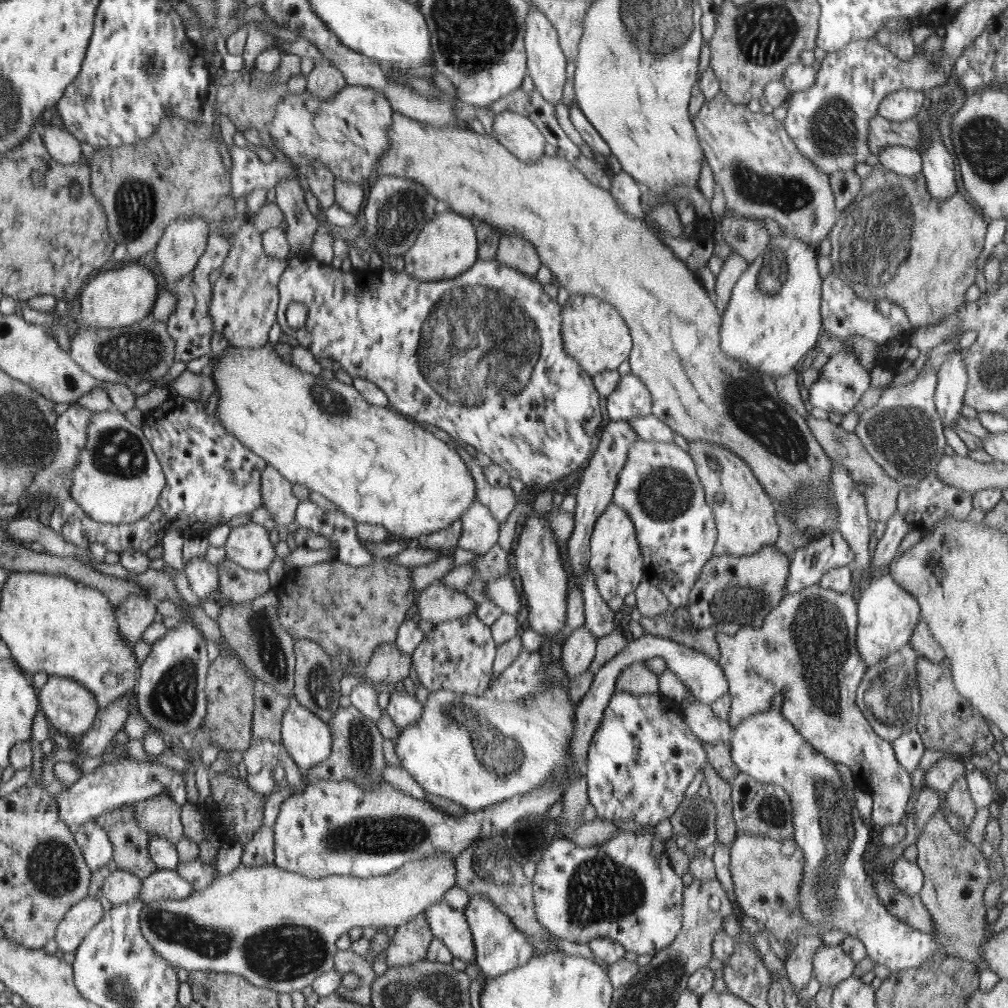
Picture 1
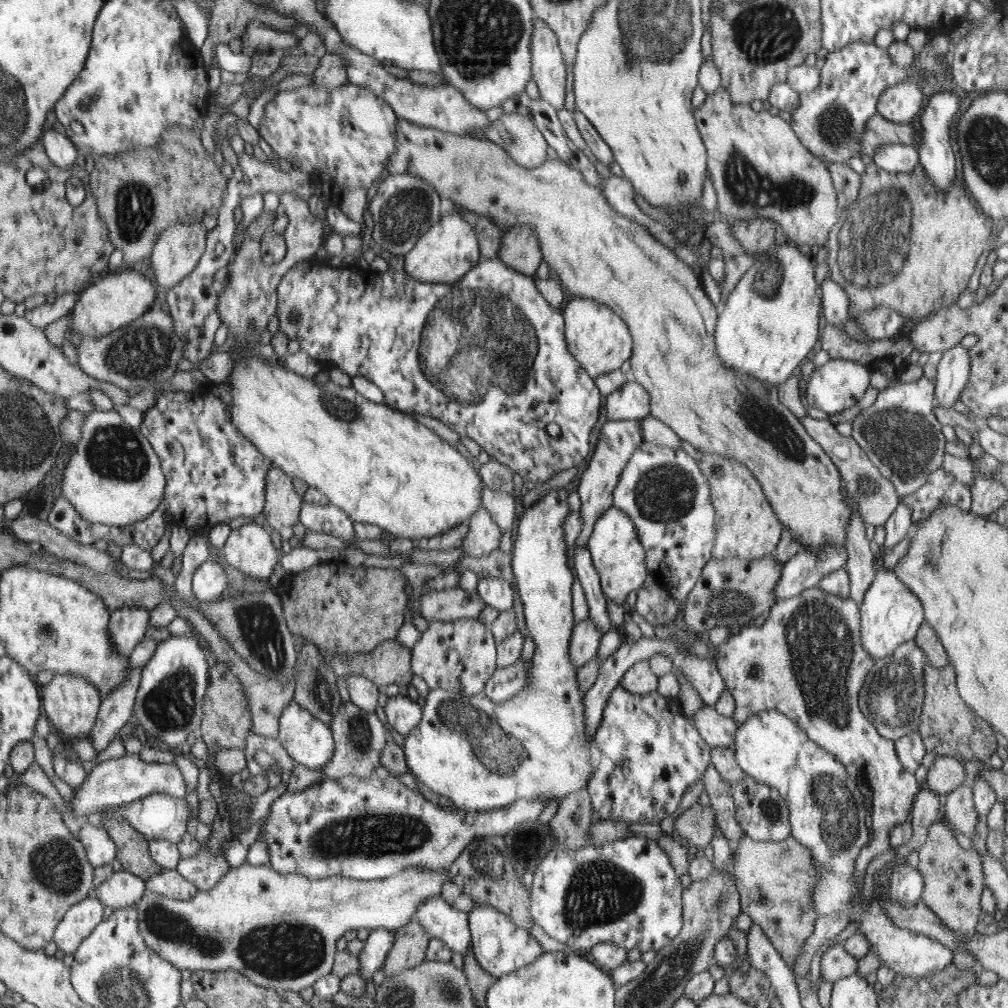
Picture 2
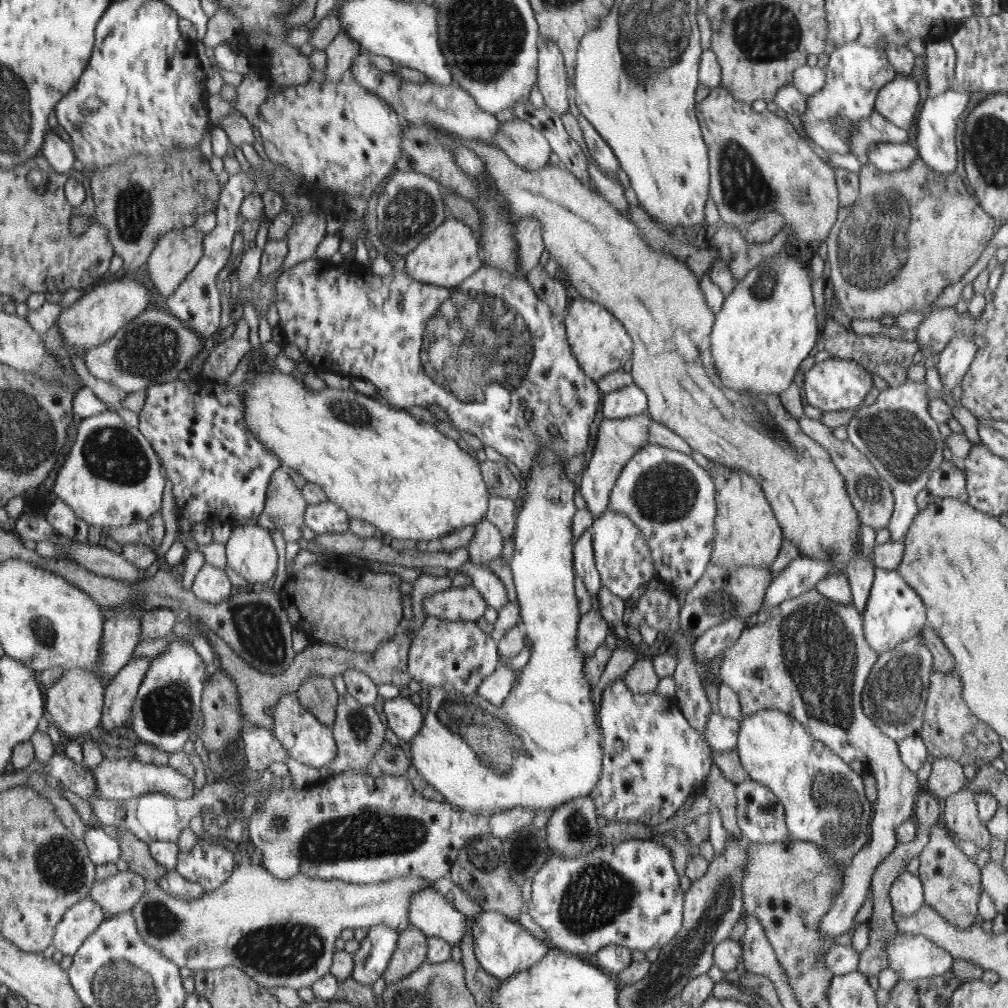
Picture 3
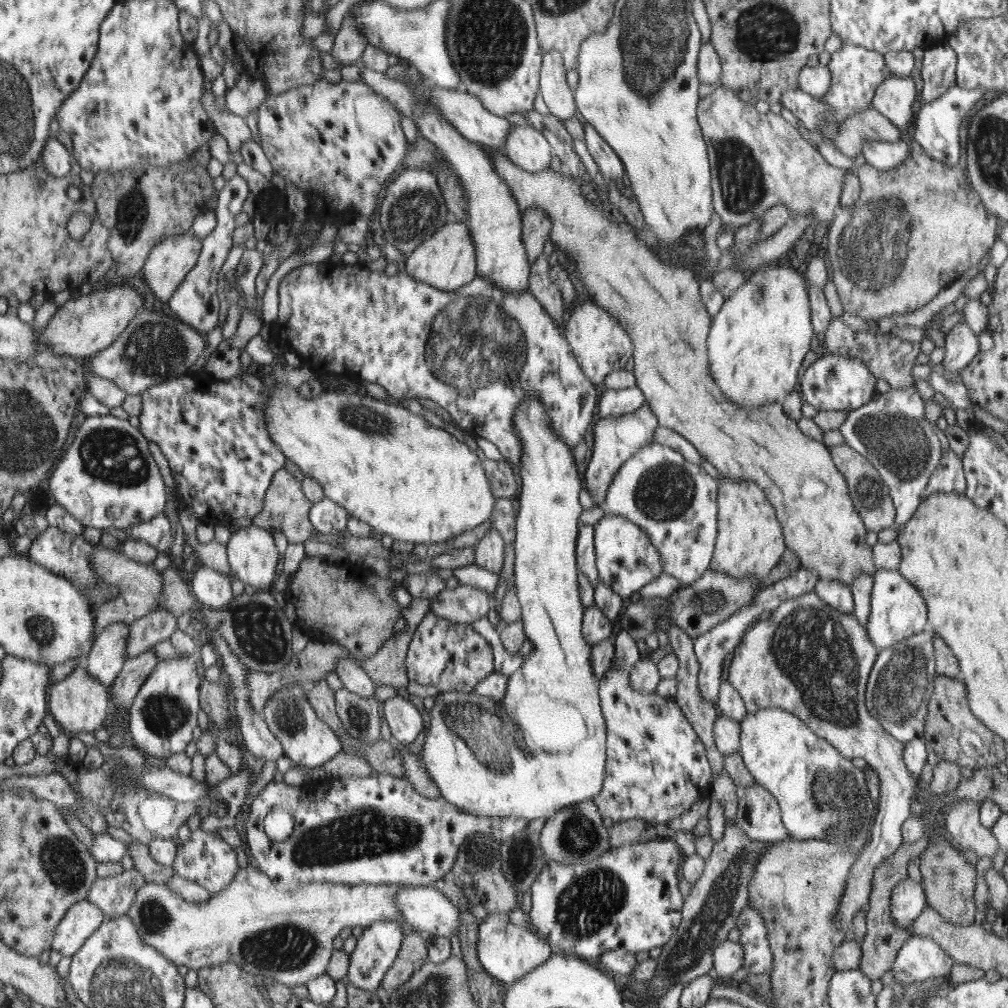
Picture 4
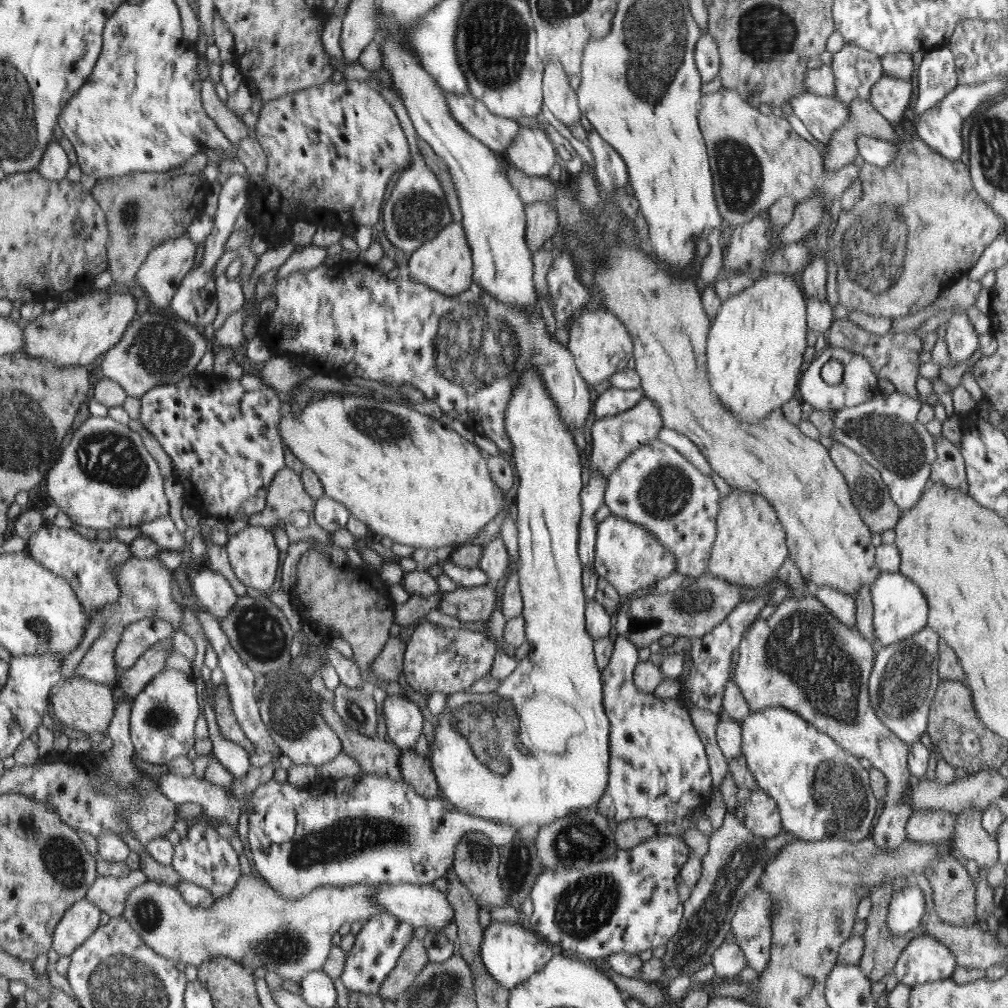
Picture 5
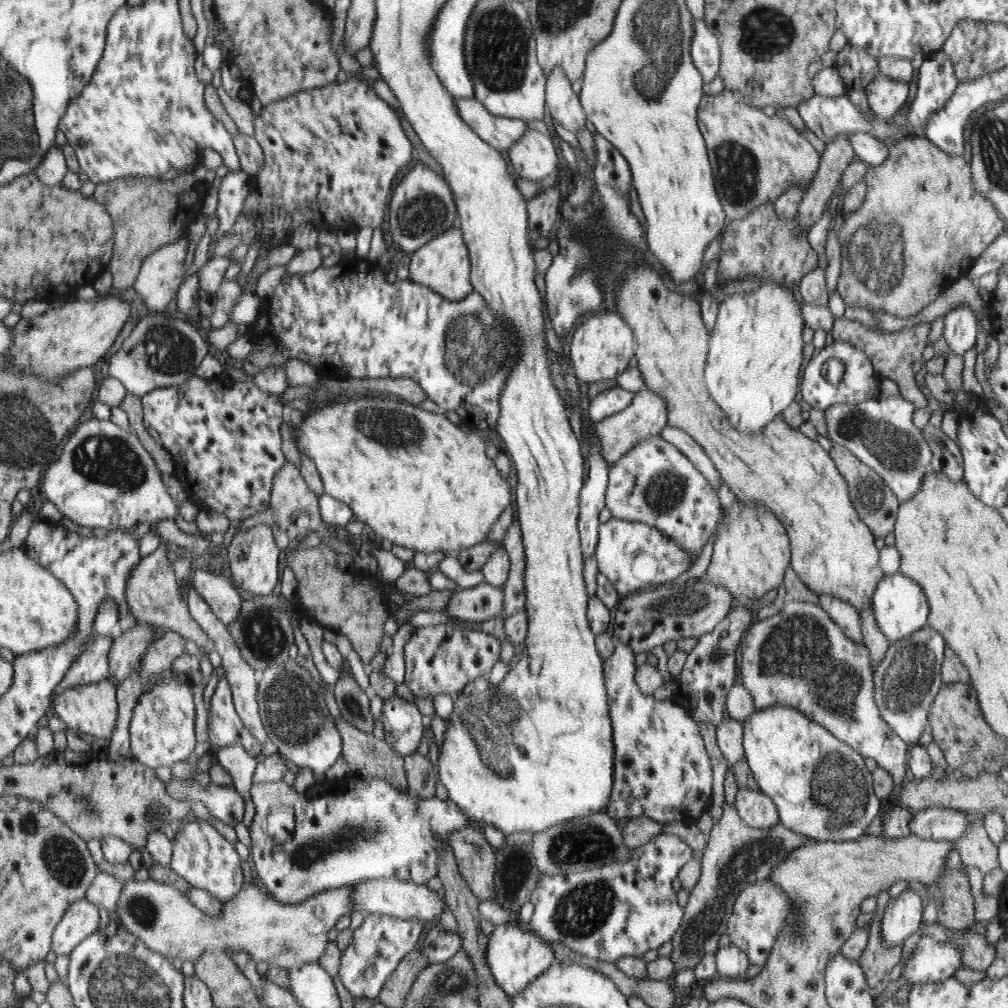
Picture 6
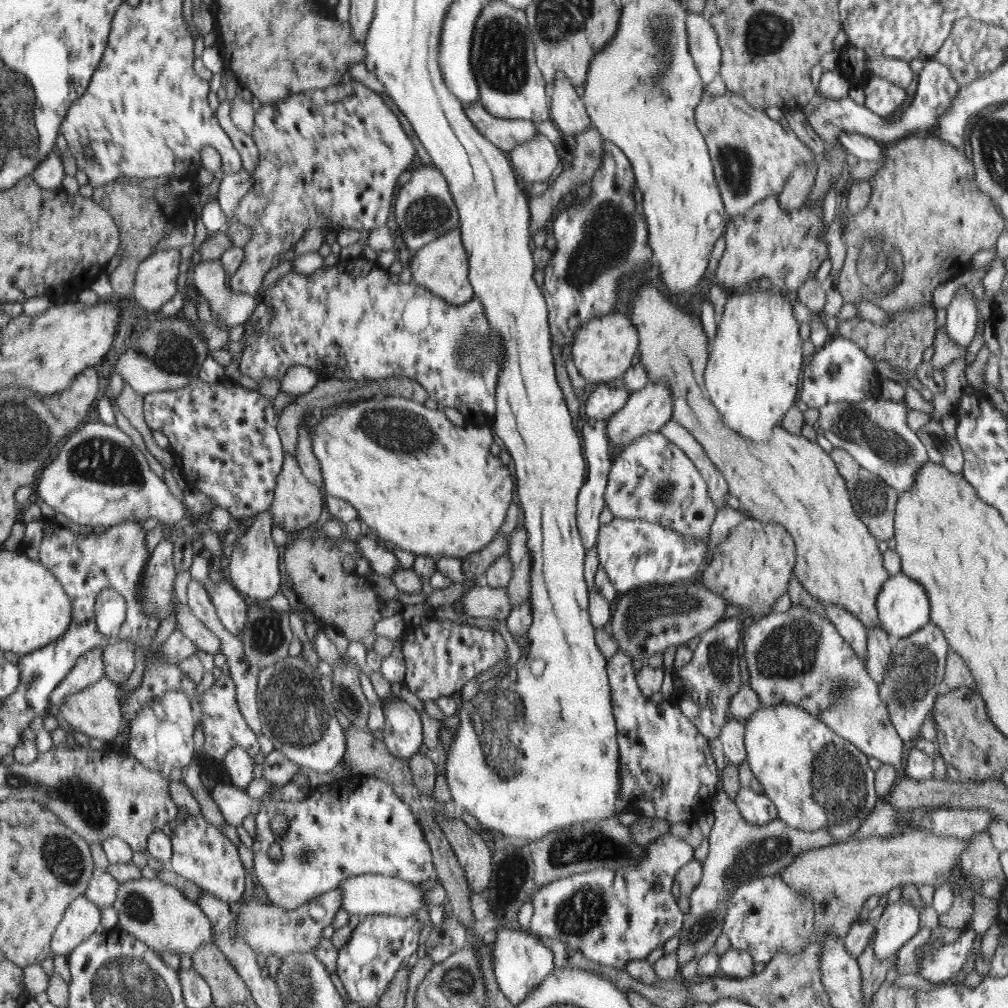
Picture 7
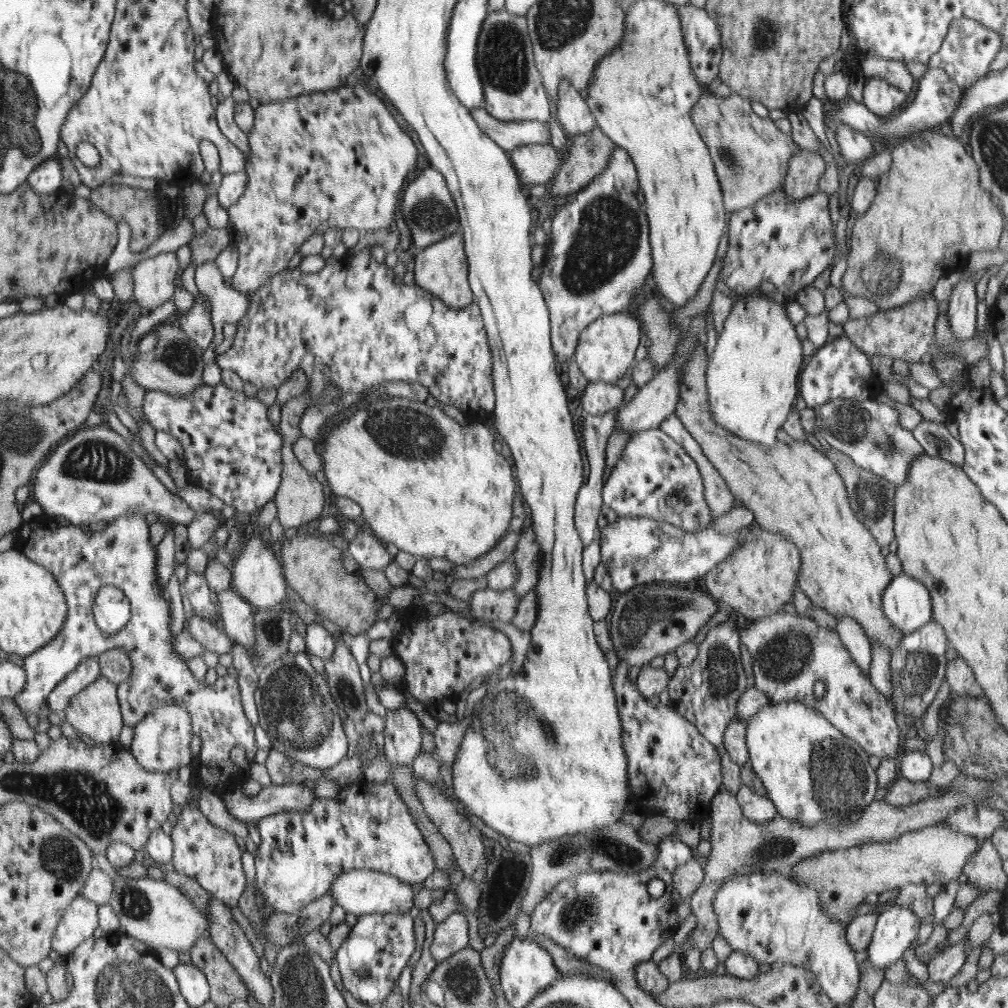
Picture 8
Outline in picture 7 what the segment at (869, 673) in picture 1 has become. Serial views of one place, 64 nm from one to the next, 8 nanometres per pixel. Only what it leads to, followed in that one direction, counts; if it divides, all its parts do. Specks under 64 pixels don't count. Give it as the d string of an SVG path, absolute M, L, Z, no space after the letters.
M930 622L920 630L892 644L890 661L884 678L878 686L879 698L886 704L890 722L902 741L919 738L920 726L935 706L936 697L945 690L944 673L949 644L941 628Z

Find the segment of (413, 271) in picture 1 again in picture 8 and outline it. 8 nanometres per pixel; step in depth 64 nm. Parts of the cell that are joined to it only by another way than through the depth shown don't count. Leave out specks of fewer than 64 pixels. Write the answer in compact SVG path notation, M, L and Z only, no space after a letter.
M455 232L454 235L426 247L416 255L415 261L416 285L440 297L444 304L454 308L468 307L475 302L474 292L470 285L470 263L467 260L466 244L460 232Z

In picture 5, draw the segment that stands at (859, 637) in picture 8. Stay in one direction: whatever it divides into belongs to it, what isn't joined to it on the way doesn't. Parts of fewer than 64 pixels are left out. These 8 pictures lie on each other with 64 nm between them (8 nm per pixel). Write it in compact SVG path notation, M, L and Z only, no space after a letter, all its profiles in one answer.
M826 585L815 587L813 592L815 598L820 600L844 625L857 626L855 598L853 596Z

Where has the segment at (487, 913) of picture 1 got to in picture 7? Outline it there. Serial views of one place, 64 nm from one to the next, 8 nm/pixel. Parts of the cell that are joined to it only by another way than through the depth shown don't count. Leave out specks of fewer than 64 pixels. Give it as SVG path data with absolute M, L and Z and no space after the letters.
M501 926L497 929L494 947L491 948L491 962L493 963L493 974L499 985L499 990L511 1000L512 1005L522 1004L524 999L535 991L548 976L554 972L554 954L552 950L544 945L538 936L521 931L518 927L508 928Z

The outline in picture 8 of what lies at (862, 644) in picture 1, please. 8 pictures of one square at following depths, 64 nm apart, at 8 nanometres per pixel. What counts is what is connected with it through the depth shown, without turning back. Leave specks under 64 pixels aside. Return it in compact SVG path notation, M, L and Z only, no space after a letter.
M902 572L888 583L881 599L882 613L904 635L932 621L932 600L922 582Z

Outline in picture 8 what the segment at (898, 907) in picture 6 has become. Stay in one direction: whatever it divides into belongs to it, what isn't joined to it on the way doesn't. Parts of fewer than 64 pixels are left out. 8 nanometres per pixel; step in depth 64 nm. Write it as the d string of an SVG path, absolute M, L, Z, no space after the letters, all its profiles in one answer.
M899 902L888 905L888 910L877 915L872 941L867 949L873 968L885 970L900 960L916 940L921 921L910 908Z

